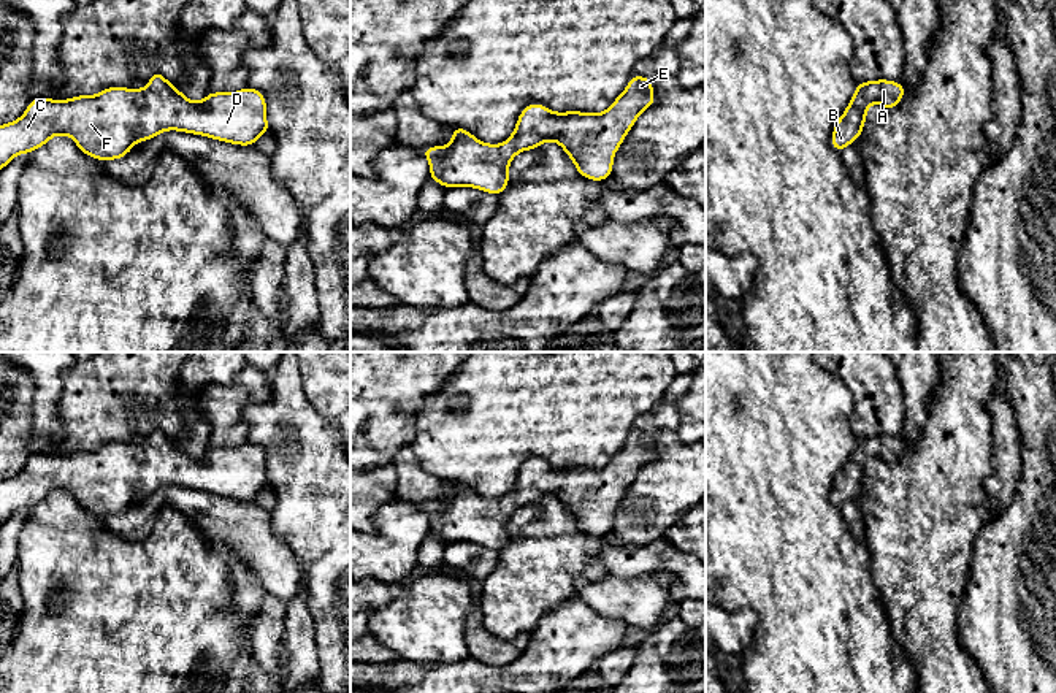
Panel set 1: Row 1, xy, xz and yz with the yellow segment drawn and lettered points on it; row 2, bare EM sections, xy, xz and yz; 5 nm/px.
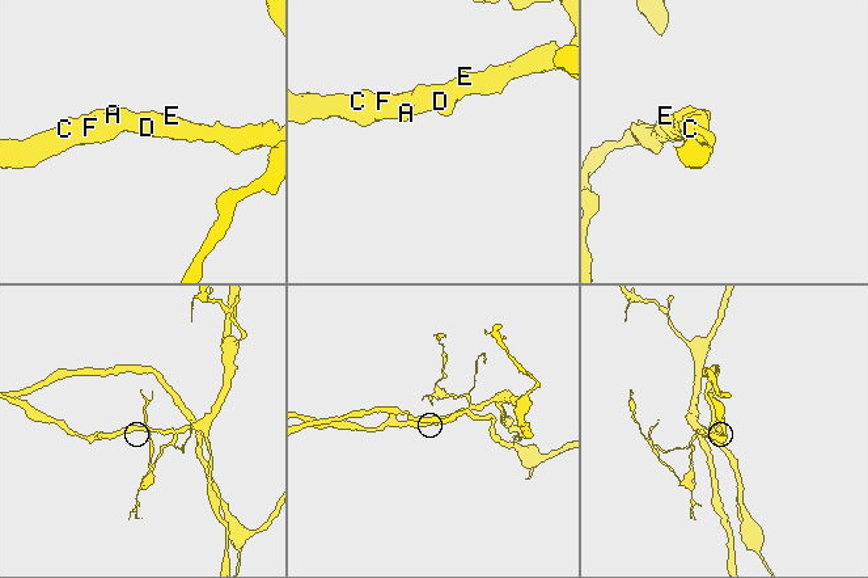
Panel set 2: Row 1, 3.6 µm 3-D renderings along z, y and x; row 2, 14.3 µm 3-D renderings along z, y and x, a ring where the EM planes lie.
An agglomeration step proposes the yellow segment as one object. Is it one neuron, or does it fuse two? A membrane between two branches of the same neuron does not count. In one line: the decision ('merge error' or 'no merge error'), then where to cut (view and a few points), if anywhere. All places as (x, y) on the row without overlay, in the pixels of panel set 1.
no merge error; no cut

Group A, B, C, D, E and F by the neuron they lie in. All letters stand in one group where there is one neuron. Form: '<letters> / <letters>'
A B C D E F

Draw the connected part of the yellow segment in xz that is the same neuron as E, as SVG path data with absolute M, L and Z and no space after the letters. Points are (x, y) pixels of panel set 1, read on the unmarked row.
M634 428L625 447L603 468L555 468L542 458L531 458L501 500L484 498L466 484L453 482L447 501L420 507L430 517L430 534L442 542L473 542L499 552L509 539L511 515L555 496L580 531L599 538L612 531L614 511L639 469L656 458L652 447L652 433Z

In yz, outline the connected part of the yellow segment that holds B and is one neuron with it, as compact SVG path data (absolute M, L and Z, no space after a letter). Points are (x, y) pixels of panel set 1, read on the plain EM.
M890 435L858 438L855 450L834 479L831 490L832 504L842 507L848 500L858 496L867 474L867 463L872 458L880 458L885 466L890 466L902 457L904 449L904 439Z

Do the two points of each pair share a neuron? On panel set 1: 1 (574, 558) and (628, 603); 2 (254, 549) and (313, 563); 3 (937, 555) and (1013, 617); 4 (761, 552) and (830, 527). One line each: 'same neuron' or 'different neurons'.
1: different neurons
2: different neurons
3: different neurons
4: same neuron

